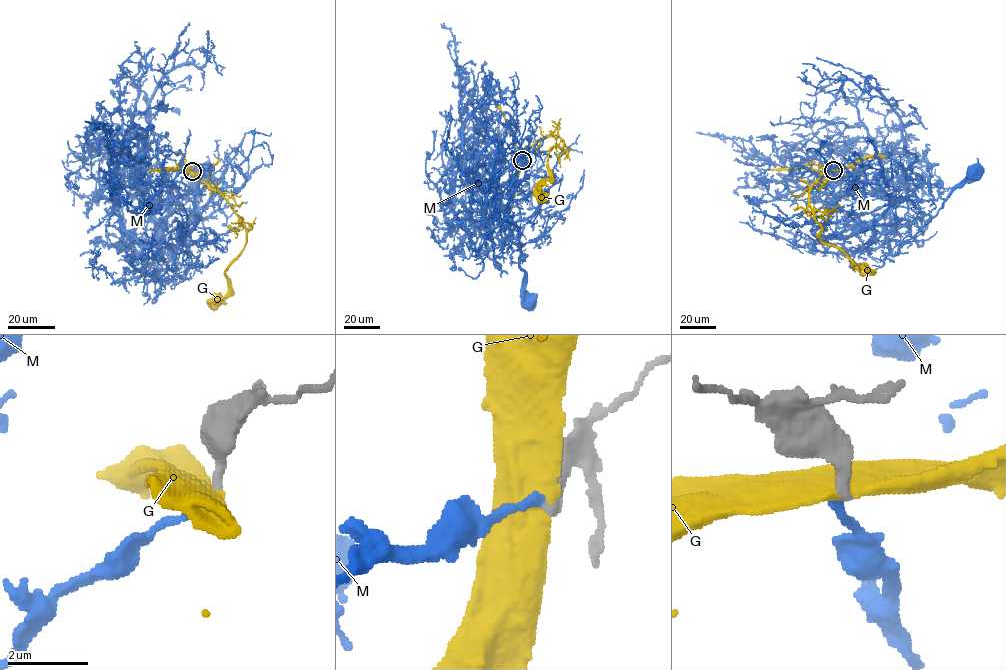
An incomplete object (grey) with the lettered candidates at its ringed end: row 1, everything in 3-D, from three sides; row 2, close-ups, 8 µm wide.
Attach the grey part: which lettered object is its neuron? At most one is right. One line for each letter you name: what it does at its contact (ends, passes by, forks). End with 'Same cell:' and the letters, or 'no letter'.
M: it ends
Same cell: M

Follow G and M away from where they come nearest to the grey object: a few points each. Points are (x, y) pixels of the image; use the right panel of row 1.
G: (833, 170), (810, 192), (819, 238), (866, 270)
M: (833, 170), (840, 182), (833, 191), (836, 196), (874, 193), (889, 201), (886, 230), (893, 256), (972, 172)

